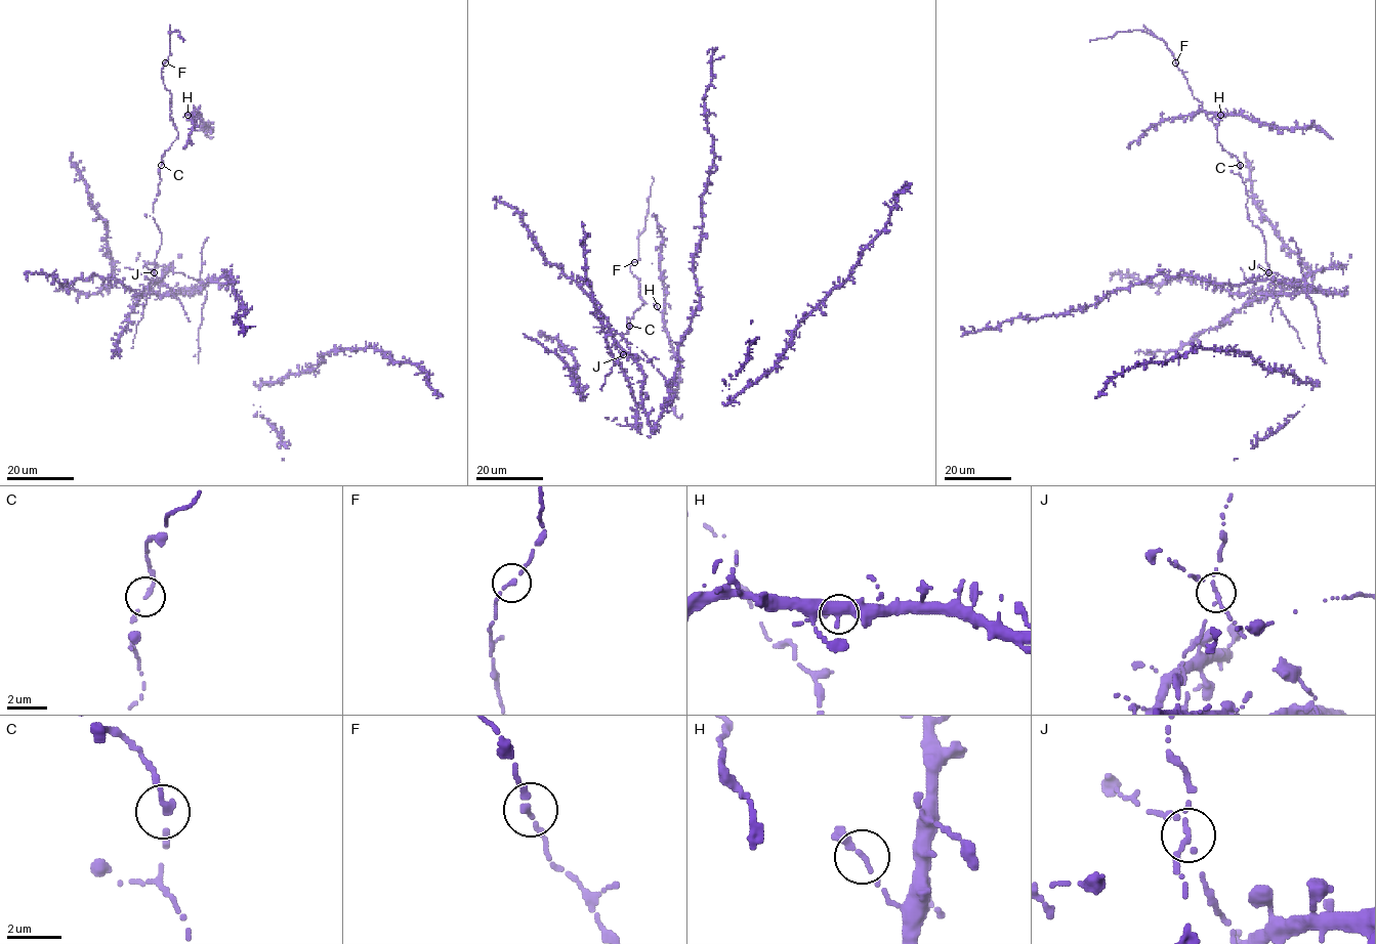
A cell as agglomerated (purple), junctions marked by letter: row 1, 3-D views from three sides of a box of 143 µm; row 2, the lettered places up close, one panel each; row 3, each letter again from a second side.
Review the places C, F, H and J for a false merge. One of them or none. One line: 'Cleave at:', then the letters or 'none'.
Cleave at: J

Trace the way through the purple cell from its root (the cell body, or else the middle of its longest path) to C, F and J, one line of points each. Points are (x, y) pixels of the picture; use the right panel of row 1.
C: (1329, 292), (1257, 294), (1255, 298), (1265, 296), (1275, 287), (1263, 237), (1248, 217), (1240, 165)
F: (1329, 292), (1255, 298), (1275, 287), (1263, 237), (1248, 217), (1239, 160), (1217, 141), (1216, 126), (1175, 62)
J: (1329, 292), (1257, 294), (1257, 299), (1265, 296), (1275, 287), (1268, 272)

